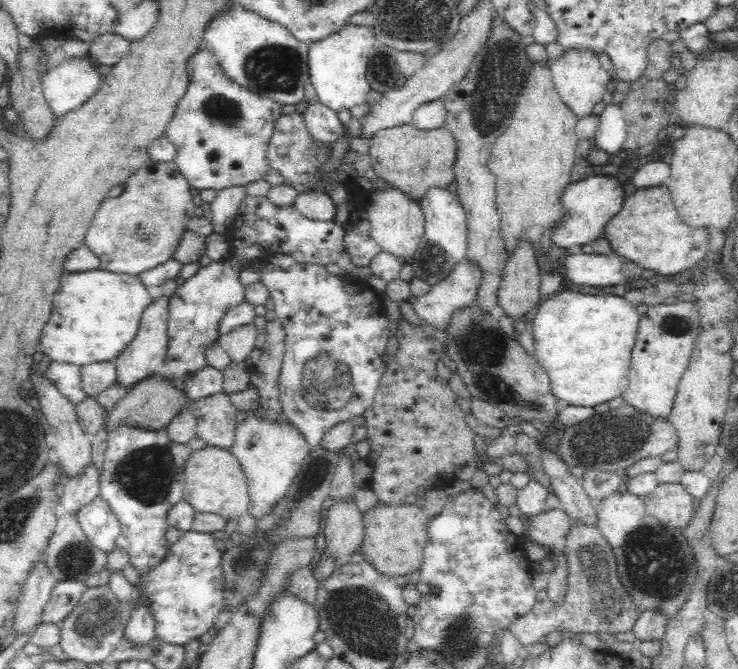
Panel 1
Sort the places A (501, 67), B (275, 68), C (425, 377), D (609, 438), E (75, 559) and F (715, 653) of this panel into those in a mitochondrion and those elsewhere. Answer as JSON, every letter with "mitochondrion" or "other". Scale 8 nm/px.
{"A":"mitochondrion","B":"mitochondrion","C":"other","D":"mitochondrion","E":"mitochondrion","F":"other"}

